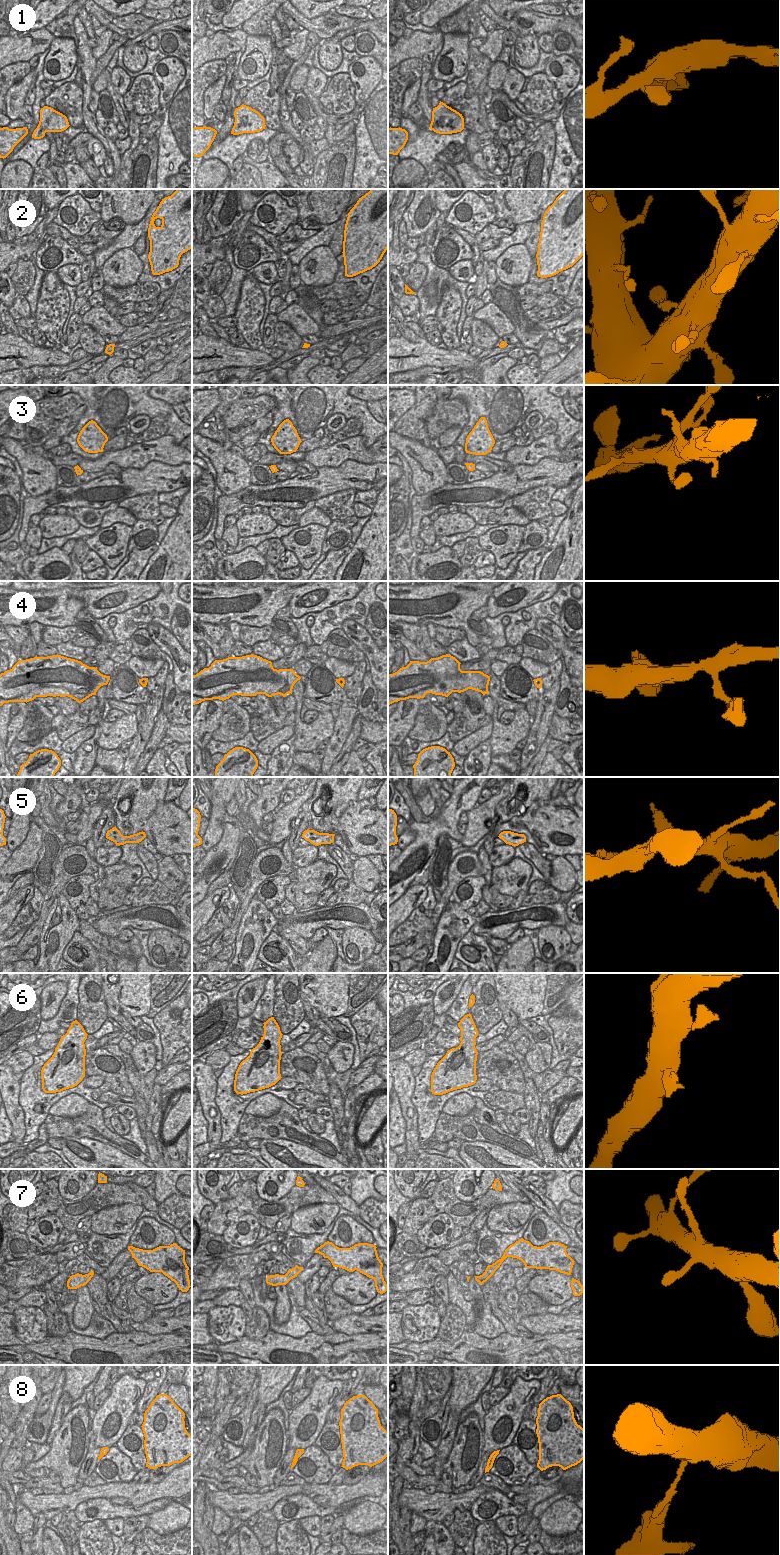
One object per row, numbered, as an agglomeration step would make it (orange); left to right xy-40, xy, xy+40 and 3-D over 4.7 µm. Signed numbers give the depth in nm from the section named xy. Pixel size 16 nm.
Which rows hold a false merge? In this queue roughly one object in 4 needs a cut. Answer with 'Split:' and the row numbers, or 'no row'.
Split: 3, 8

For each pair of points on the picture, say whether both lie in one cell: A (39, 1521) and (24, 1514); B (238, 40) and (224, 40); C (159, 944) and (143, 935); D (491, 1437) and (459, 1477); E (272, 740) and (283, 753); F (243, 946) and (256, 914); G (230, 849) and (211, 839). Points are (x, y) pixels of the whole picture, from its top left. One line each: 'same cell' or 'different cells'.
A: different cells
B: same cell
C: different cells
D: different cells
E: different cells
F: same cell
G: different cells

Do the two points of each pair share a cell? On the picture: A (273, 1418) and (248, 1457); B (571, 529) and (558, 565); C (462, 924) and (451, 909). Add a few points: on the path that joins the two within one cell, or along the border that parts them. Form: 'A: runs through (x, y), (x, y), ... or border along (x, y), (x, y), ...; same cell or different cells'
A: runs through (269, 1427), (268, 1438), (258, 1448); same cell
B: runs through (568, 538), (568, 554), (566, 556); same cell
C: runs through (458, 920), (452, 913); same cell

